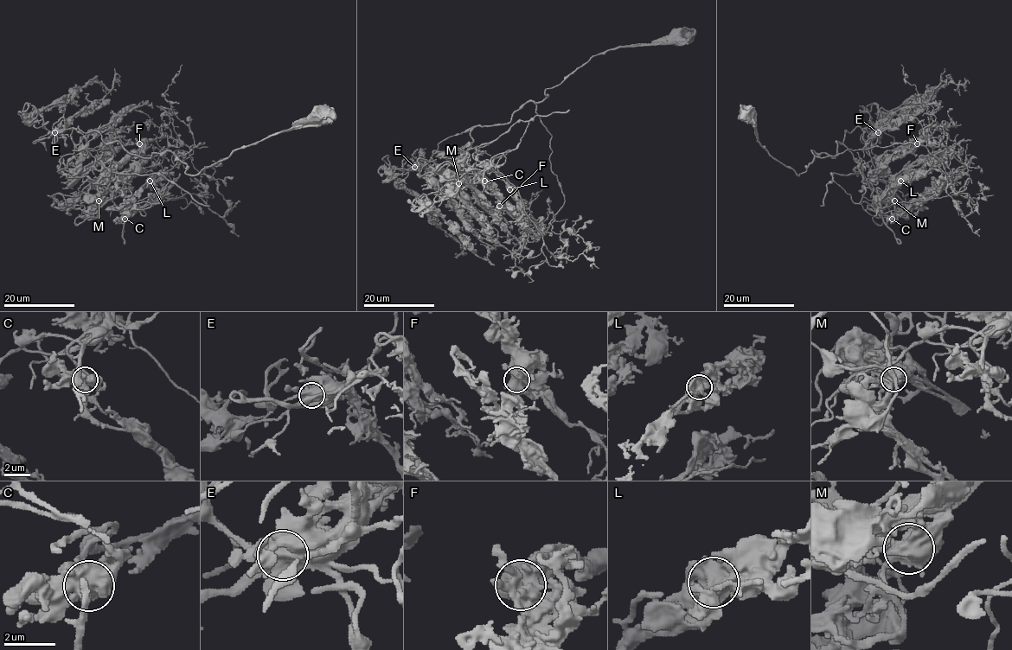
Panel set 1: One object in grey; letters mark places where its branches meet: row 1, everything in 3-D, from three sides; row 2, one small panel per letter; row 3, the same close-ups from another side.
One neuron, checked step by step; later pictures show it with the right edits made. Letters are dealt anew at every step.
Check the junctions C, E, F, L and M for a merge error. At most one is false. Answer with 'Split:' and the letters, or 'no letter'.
Split: M

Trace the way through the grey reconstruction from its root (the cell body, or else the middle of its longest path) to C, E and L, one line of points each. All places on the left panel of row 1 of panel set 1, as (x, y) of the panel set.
C: (317, 116), (196, 175), (187, 175), (170, 151), (139, 156), (113, 142), (124, 219)
E: (317, 116), (196, 175), (187, 175), (168, 150), (144, 157), (118, 141), (105, 143), (95, 130), (55, 133)
L: (317, 116), (196, 175), (187, 175), (170, 151), (139, 156), (113, 142), (117, 188), (135, 195), (150, 181)

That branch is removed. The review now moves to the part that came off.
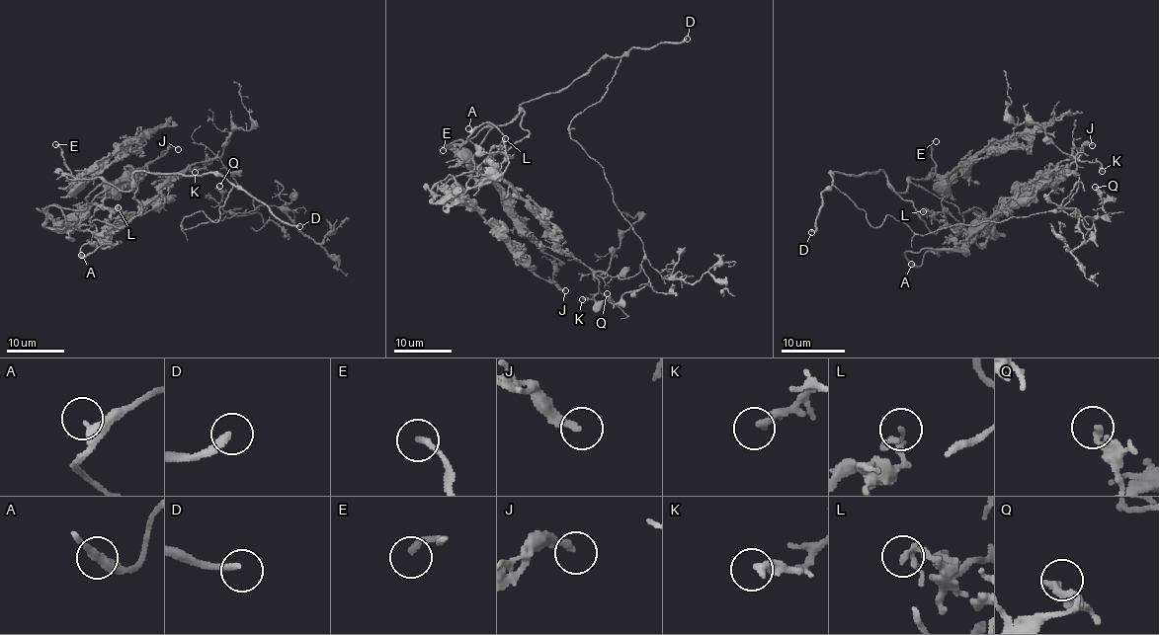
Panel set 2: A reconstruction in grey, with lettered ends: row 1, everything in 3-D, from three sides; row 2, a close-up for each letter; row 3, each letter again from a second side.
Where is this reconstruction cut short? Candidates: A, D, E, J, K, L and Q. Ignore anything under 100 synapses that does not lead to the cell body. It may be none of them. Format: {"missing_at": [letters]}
{"missing_at": ["D"]}

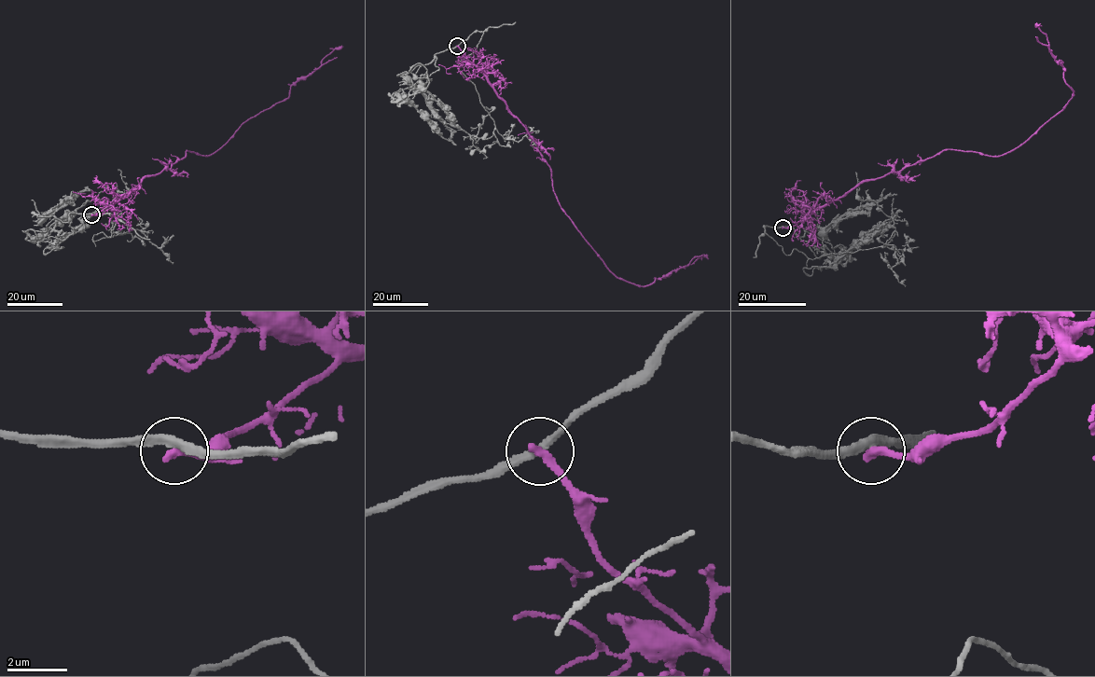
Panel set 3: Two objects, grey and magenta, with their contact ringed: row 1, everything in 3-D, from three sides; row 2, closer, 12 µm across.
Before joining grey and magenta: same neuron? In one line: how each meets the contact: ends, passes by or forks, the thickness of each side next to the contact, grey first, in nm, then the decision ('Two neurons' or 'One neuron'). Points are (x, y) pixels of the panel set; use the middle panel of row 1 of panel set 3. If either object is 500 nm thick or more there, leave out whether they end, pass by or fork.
At the ring grey passes by. At the ring magenta ends. Thickness 280 nm (grey) against 320 nm. Two neurons

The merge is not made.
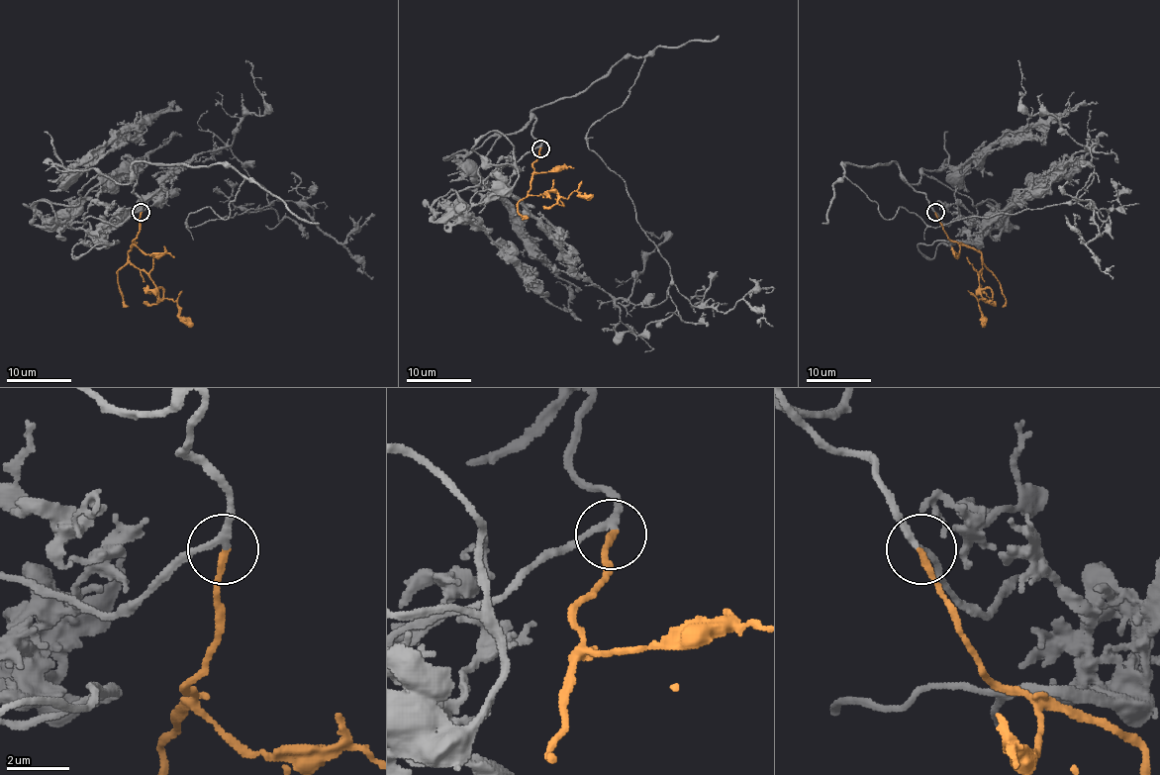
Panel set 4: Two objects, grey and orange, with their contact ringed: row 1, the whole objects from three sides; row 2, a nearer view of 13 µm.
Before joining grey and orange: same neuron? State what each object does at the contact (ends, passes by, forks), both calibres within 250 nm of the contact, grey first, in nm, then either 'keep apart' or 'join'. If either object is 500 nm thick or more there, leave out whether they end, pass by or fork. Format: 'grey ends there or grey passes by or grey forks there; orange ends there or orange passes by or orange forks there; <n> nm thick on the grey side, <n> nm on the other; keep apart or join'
grey passes by; orange ends there; 200 nm thick on the grey side, 200 nm on the other; join

